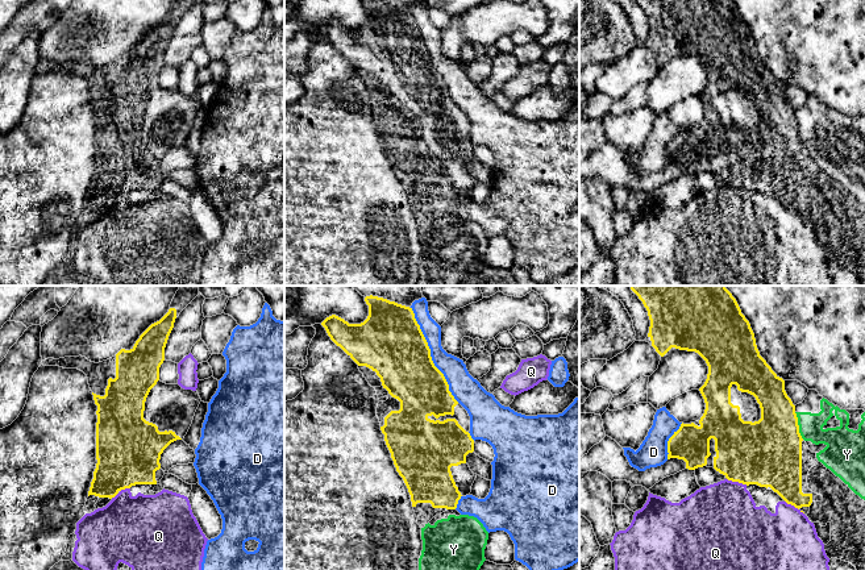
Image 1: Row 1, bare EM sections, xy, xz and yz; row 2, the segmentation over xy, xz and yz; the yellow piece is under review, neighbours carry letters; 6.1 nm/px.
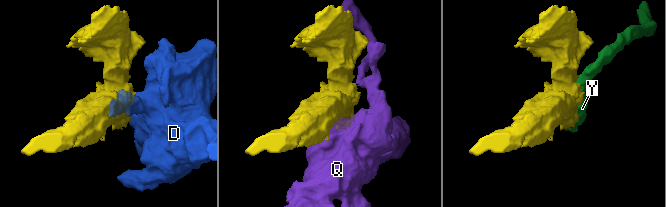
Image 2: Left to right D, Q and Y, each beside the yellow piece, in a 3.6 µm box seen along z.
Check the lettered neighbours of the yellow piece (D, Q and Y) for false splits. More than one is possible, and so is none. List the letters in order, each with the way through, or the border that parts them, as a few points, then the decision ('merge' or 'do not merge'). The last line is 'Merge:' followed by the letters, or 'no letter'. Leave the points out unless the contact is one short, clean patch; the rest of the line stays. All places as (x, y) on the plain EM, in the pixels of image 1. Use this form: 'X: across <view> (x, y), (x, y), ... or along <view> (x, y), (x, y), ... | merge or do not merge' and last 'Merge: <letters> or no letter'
D: do not merge
Q: do not merge
Y: along yz (794, 117), (798, 125), (798, 137), (803, 144) | do not merge
Merge: no letter

